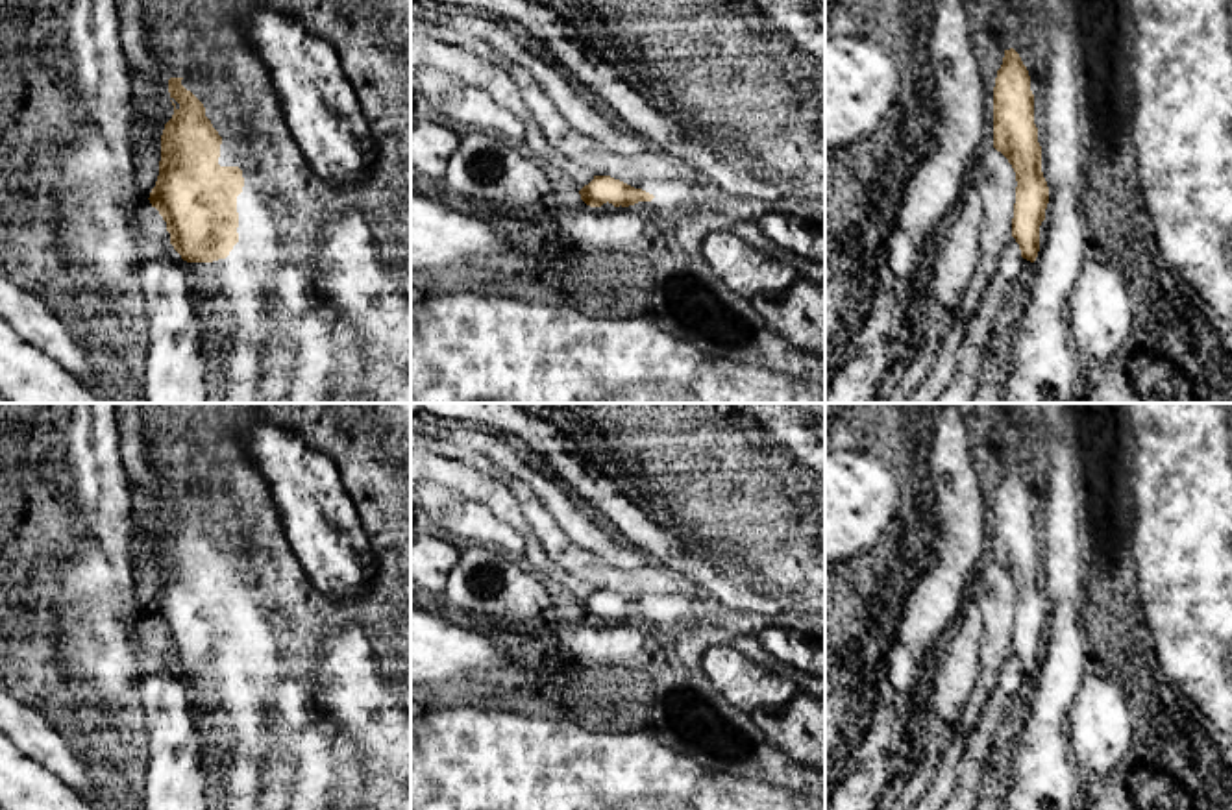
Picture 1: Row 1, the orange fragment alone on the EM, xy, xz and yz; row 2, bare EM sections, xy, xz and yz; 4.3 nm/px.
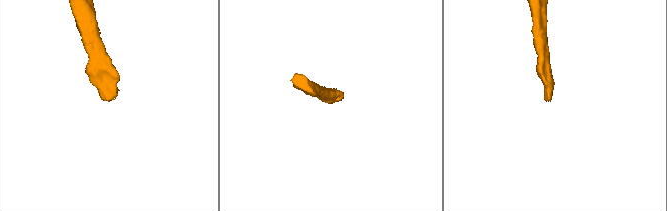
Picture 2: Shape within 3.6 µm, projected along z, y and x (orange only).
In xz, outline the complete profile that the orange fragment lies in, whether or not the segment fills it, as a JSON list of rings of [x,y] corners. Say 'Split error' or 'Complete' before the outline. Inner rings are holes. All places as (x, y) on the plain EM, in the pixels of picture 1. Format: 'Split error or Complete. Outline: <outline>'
Complete. Outline: [[[594,590],[594,594],[585,599],[579,608],[581,614],[590,621],[601,621],[607,616],[614,621],[629,621],[638,616],[651,616],[655,612],[653,608],[634,603],[610,590]]]

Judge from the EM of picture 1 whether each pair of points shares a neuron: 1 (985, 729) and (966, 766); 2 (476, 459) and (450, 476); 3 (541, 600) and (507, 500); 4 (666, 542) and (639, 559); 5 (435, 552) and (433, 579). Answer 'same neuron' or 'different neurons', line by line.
1: same neuron
2: different neurons
3: different neurons
4: different neurons
5: same neuron

